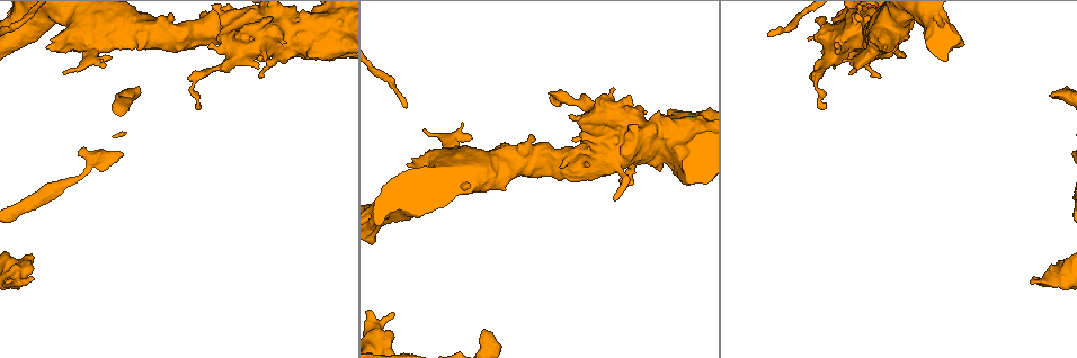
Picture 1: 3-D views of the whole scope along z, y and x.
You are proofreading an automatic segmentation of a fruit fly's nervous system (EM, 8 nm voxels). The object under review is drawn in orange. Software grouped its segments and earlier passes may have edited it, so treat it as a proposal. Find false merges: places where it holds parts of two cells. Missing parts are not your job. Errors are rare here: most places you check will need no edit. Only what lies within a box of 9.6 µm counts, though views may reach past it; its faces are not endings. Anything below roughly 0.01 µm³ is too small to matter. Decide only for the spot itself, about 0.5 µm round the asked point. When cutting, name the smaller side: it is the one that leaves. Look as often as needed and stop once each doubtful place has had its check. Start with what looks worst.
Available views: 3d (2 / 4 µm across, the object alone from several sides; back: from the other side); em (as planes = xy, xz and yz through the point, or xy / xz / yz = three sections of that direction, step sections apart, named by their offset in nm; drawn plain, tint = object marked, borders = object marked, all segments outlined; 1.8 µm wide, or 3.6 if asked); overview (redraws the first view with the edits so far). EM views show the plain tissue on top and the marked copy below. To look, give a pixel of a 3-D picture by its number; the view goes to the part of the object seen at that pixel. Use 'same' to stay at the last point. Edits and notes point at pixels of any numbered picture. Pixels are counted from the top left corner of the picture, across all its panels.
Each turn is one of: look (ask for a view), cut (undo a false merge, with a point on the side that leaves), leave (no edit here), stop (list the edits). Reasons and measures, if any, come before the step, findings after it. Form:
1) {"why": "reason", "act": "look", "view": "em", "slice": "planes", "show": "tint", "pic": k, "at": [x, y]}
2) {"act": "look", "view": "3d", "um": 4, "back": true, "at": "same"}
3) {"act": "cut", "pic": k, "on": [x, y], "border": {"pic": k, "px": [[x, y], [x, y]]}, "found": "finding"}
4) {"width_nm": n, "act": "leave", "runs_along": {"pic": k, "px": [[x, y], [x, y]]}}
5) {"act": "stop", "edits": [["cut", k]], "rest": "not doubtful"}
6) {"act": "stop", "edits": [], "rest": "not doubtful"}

{"why": "abrupt turn", "act": "look", "view": "em", "um": 3.6, "slice": "yz", "step": 16, "show": "tint", "pic": 1, "at": [588, 153]}

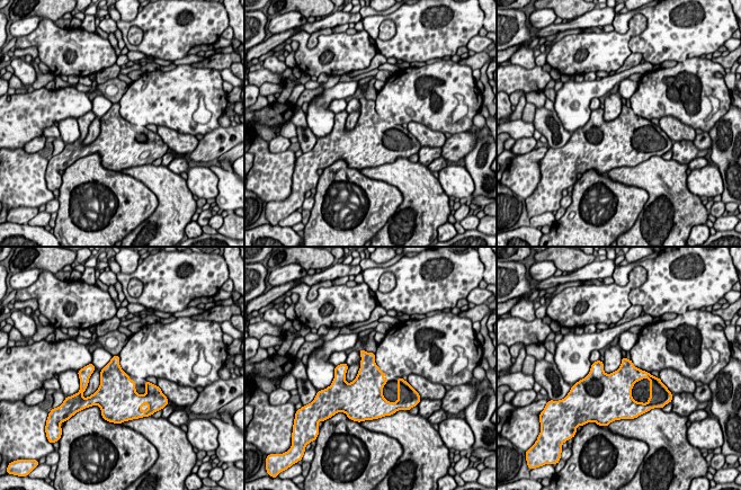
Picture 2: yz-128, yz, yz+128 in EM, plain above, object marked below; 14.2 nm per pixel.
{"act": "look", "view": "em", "um": 3.6, "slice": "planes", "show": "tint", "at": "same"}

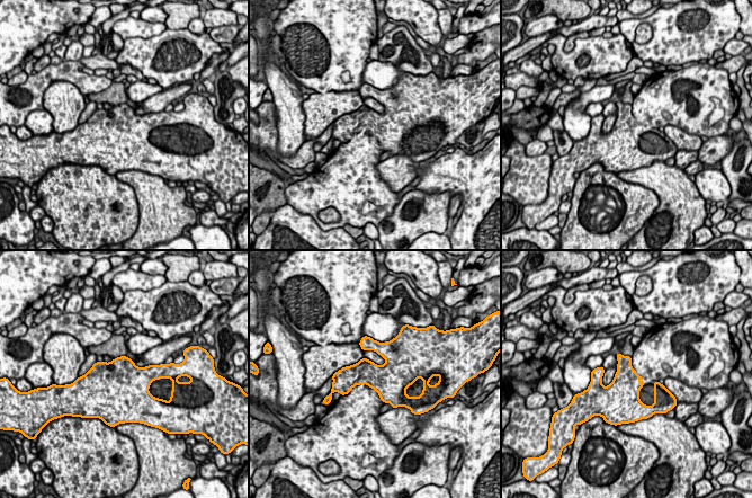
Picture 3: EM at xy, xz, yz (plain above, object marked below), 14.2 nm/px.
{"width_nm": 420, "act": "leave", "found": "one cell here"}

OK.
{"why": "thick turns thin", "act": "look", "view": "em", "um": 3.6, "slice": "xz", "step": 4, "show": "tint", "pic": 1, "at": [93, 35]}

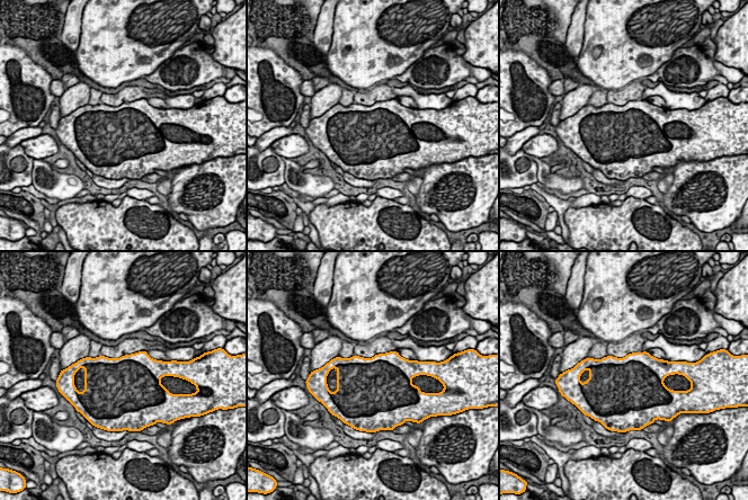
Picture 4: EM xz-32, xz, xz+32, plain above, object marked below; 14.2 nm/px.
{"why": "cut it another way", "act": "look", "view": "em", "um": 3.6, "slice": "planes", "show": "tint", "at": "same"}

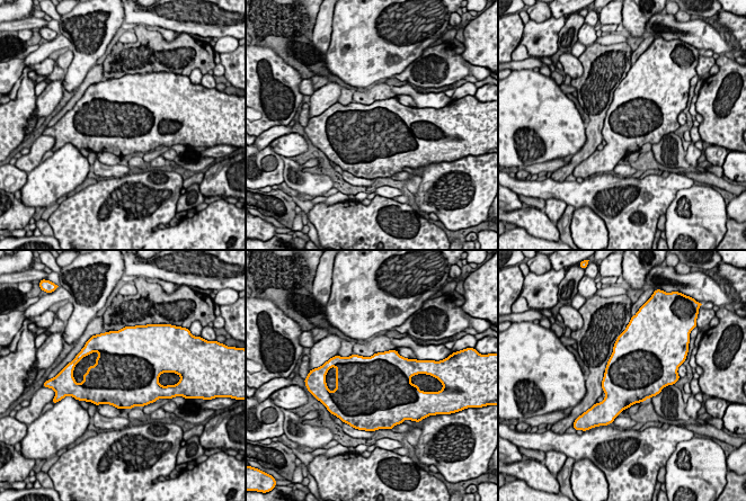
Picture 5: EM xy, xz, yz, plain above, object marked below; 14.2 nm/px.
{"act": "leave", "found": "continuous, no second cell"}

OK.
{"why": "abrupt turn", "act": "look", "view": "em", "slice": "planes", "show": "tint", "pic": 1, "at": [204, 74]}

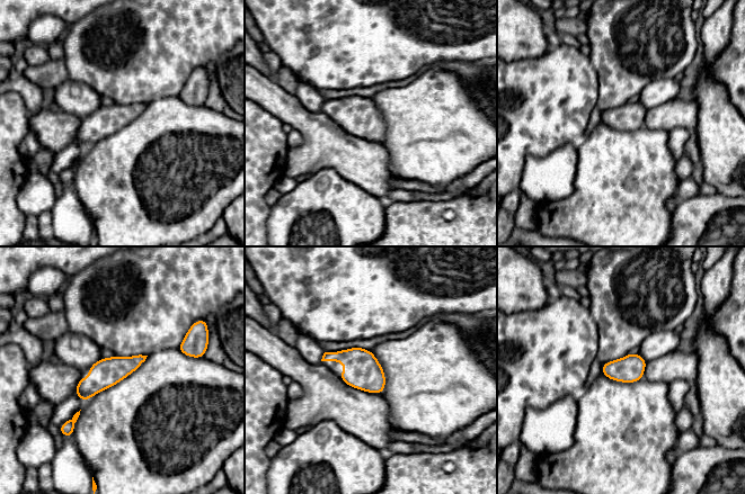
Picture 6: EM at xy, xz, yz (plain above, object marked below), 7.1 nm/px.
{"act": "leave", "found": "one cell here"}

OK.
{"why": "thick turns thin", "act": "look", "view": "3d", "um": 4, "pic": 1, "at": [339, 46]}

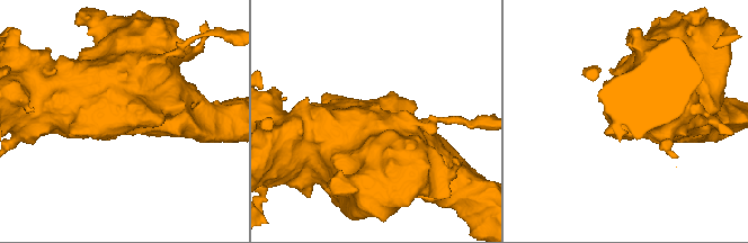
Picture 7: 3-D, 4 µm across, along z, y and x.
{"why": "shape alone is not enough", "act": "look", "view": "em", "um": 3.6, "slice": "planes", "show": "tint", "pic": 7, "at": [382, 107]}

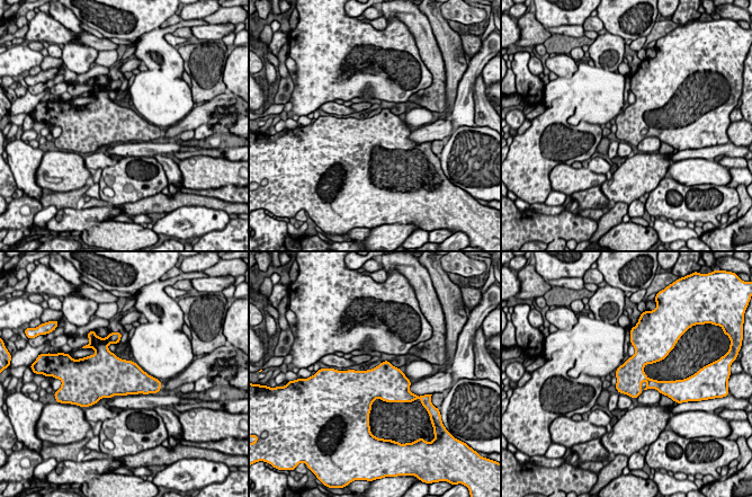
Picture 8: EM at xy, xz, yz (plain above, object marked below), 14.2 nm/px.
{"act": "leave", "found": "all the same cell"}

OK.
{"act": "stop", "edits": [], "rest": "not doubtful"}

